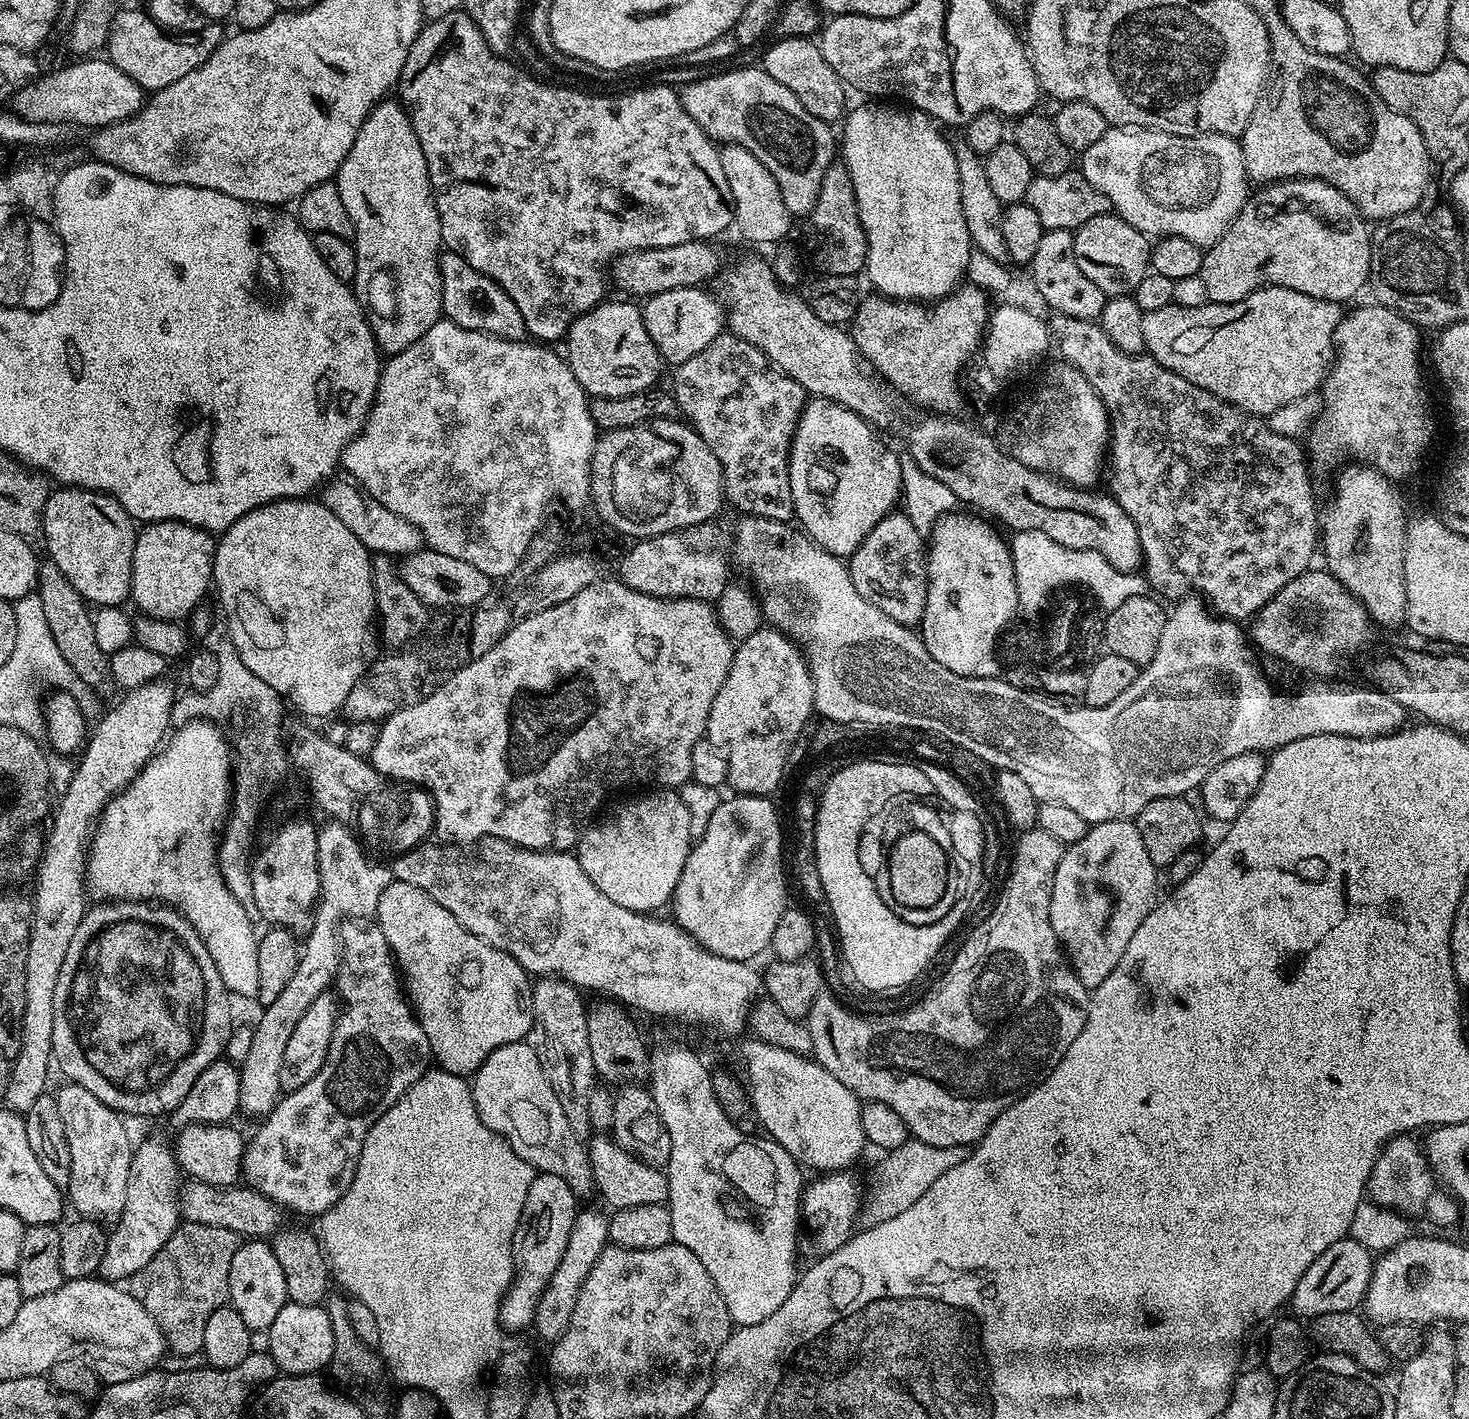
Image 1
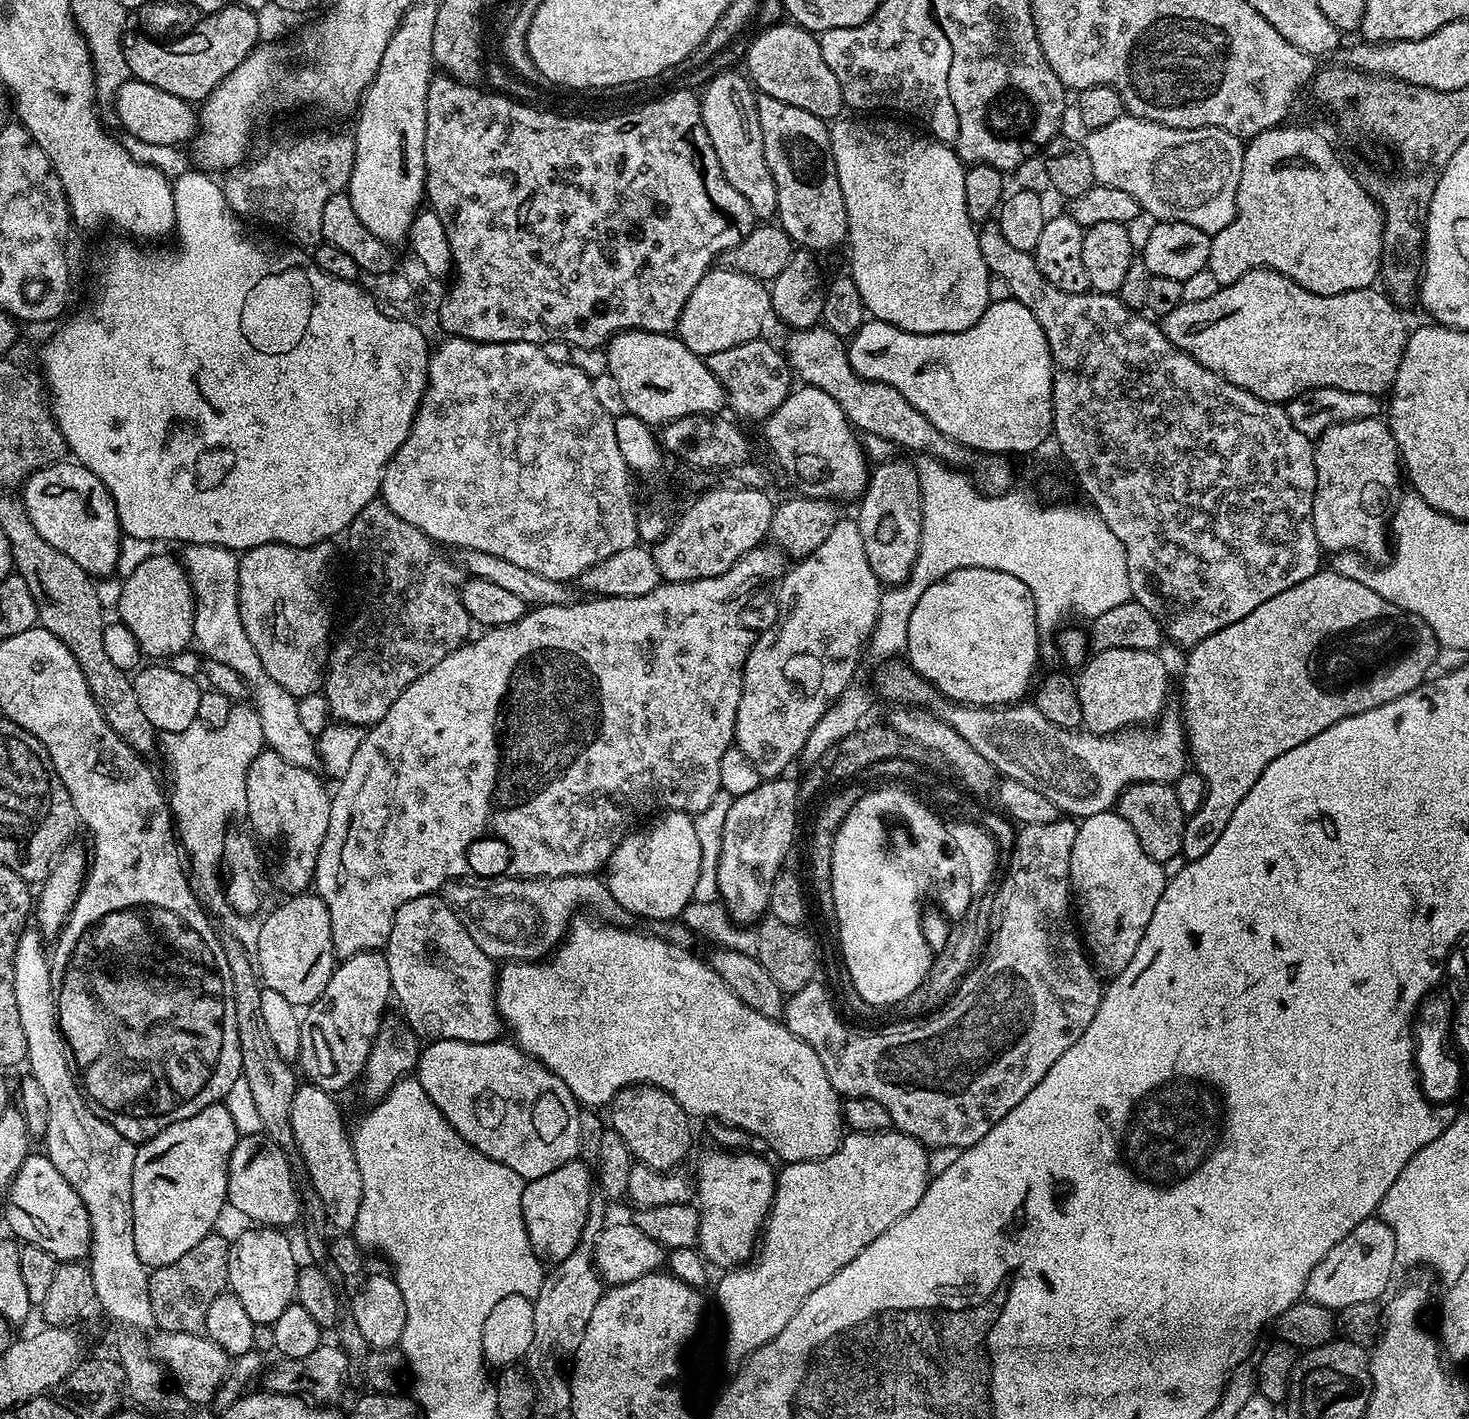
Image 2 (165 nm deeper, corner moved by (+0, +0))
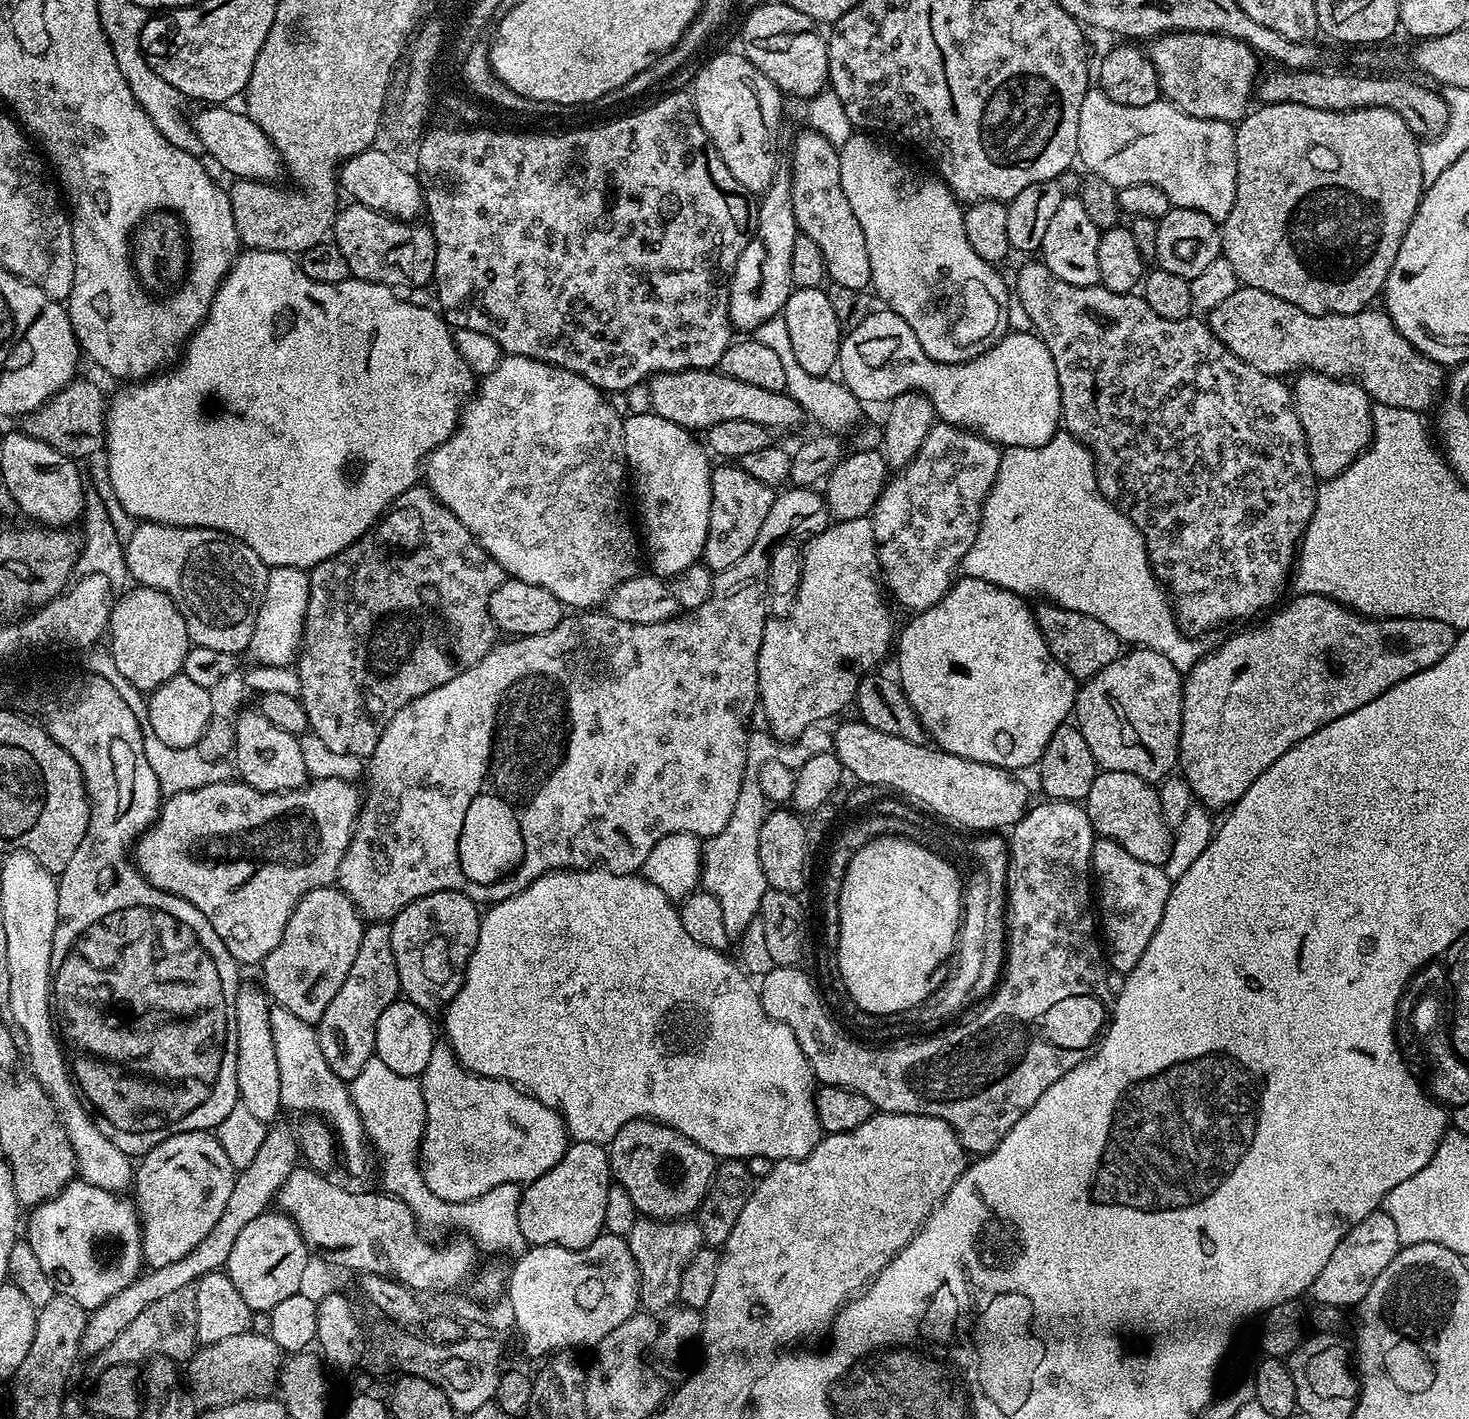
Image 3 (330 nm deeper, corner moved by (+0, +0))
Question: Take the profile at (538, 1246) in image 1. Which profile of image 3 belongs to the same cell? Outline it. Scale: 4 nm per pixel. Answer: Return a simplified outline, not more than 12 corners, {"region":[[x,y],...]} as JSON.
{"region":[[572,1142],[520,1193],[529,1245],[582,1250],[604,1232],[605,1145]]}

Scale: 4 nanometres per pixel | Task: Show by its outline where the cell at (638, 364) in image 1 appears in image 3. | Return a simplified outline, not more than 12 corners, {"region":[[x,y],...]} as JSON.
{"region":[[719,370],[660,372],[651,411],[689,430],[805,419],[787,391]]}

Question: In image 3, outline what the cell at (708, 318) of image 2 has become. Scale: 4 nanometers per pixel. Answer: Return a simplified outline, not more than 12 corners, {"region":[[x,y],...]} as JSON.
{"region":[[777,167],[728,285],[744,334],[794,289],[792,173]]}

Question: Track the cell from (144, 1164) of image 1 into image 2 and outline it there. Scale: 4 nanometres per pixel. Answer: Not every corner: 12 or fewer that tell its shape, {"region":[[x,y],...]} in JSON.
{"region":[[224,1102],[136,1150],[134,1250],[178,1262],[217,1227],[238,1139]]}

